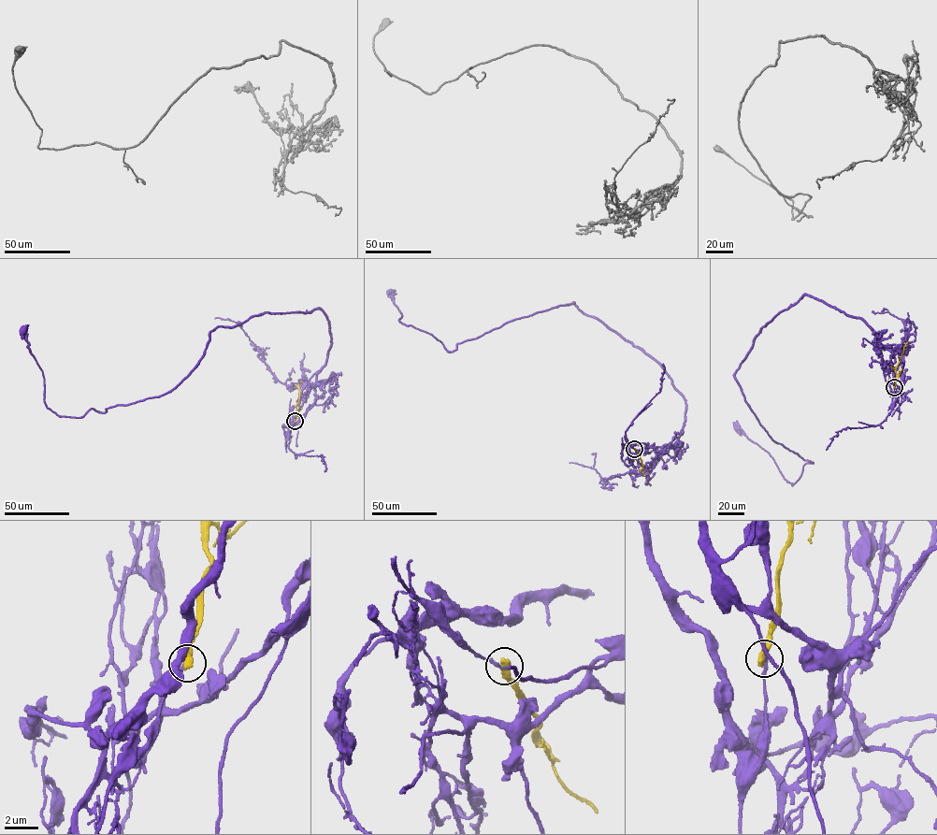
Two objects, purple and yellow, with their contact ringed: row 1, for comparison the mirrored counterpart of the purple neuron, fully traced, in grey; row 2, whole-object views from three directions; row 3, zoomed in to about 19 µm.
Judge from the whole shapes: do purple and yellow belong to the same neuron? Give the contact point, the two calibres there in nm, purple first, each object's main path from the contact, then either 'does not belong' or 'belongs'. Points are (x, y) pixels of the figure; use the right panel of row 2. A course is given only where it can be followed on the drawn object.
(894, 387) | 160/500 nm | purple via (894, 387), (870, 327), (806, 295), (762, 327), (734, 375), (772, 440), (813, 463), (792, 485), (737, 426) | yellow via (894, 387), (895, 368), (907, 341) | does not belong

